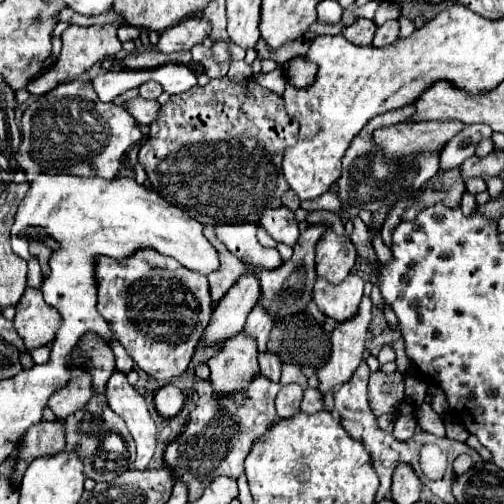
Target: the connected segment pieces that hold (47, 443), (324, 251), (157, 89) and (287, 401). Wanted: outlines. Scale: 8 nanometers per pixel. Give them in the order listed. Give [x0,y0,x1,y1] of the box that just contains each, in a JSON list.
[[14,418,66,484],[316,228,356,282],[140,82,164,100],[276,384,304,418]]

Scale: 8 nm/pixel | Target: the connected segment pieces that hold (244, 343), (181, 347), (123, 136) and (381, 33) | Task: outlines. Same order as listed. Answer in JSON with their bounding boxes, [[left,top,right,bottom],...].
[[208,332,258,396],[96,250,214,384],[16,80,142,180],[372,20,400,48]]

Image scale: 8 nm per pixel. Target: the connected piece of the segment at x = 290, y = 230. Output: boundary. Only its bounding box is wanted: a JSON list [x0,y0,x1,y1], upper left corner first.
[260,206,300,246]

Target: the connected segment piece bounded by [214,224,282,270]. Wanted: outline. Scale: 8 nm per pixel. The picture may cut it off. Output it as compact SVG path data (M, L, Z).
M238 224L238 226L214 226L216 238L244 264L254 268L278 268L282 264L276 248L264 248L256 238L254 224Z

